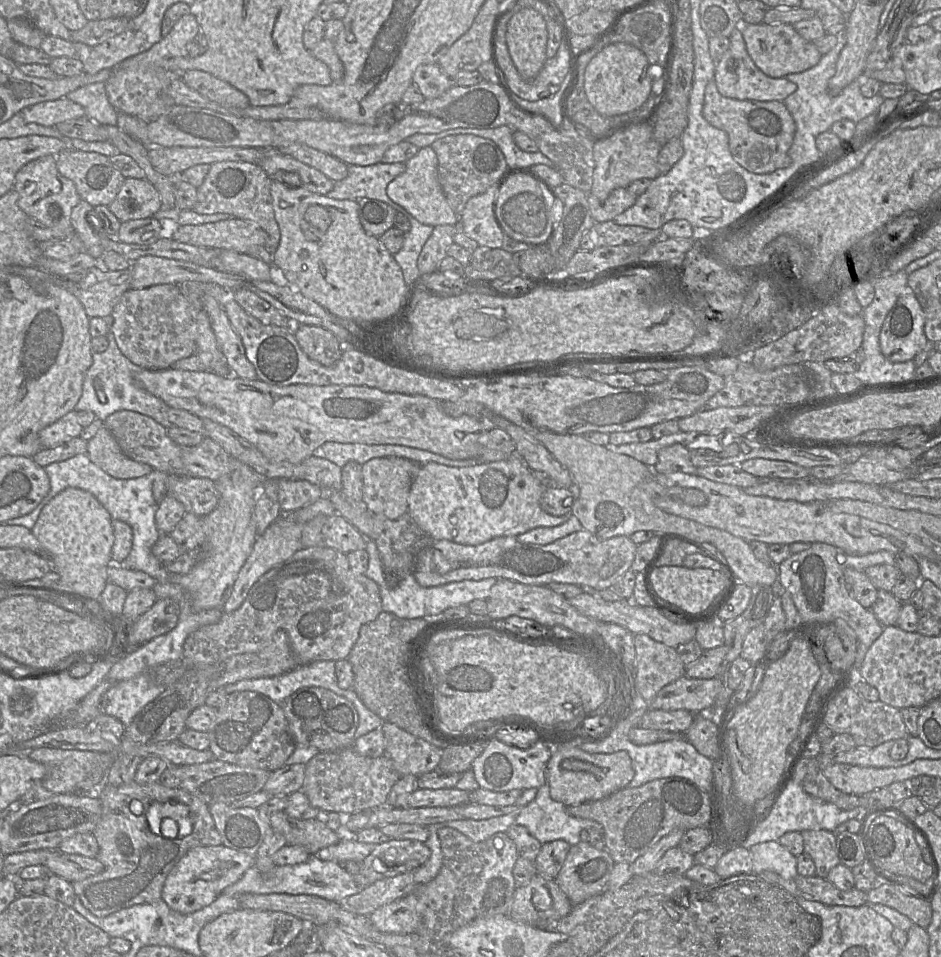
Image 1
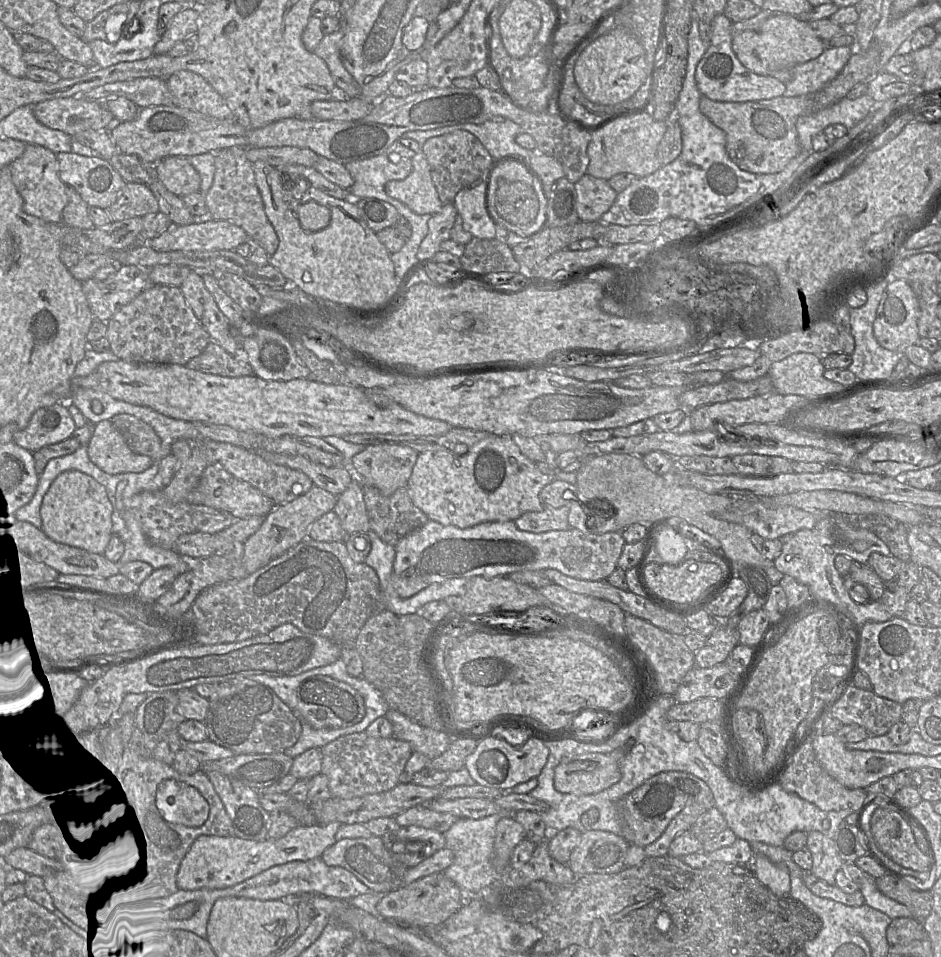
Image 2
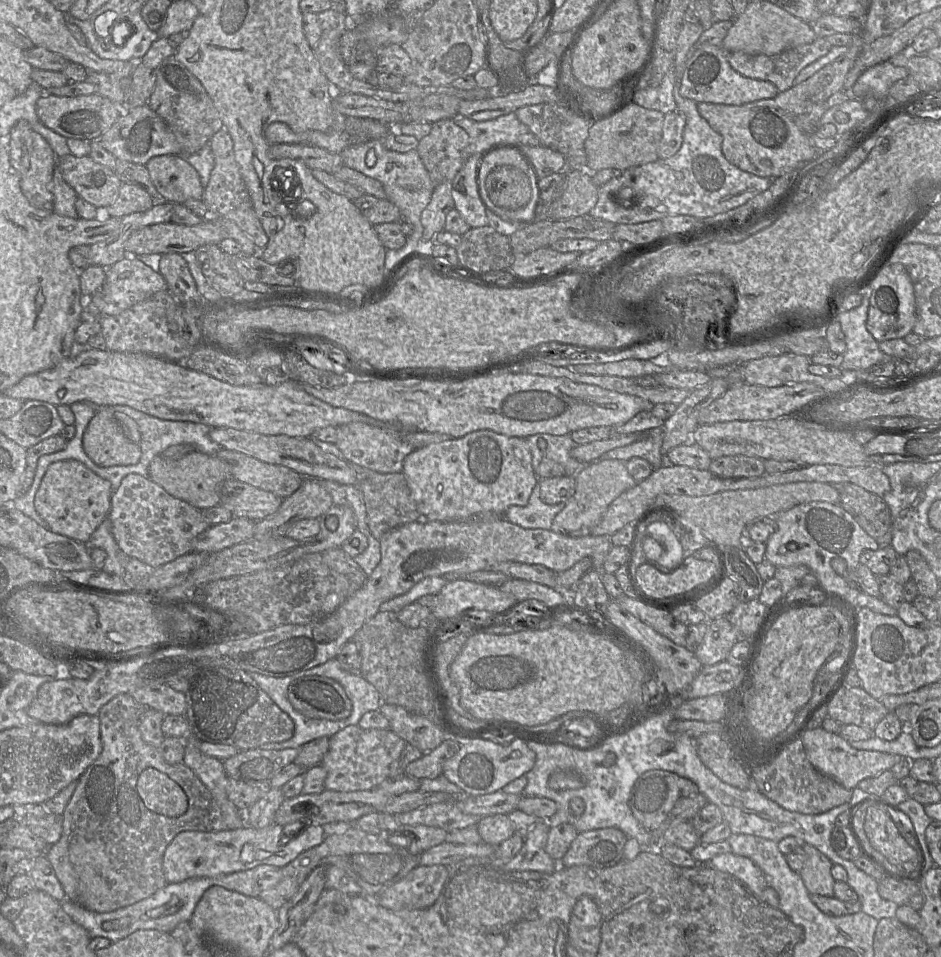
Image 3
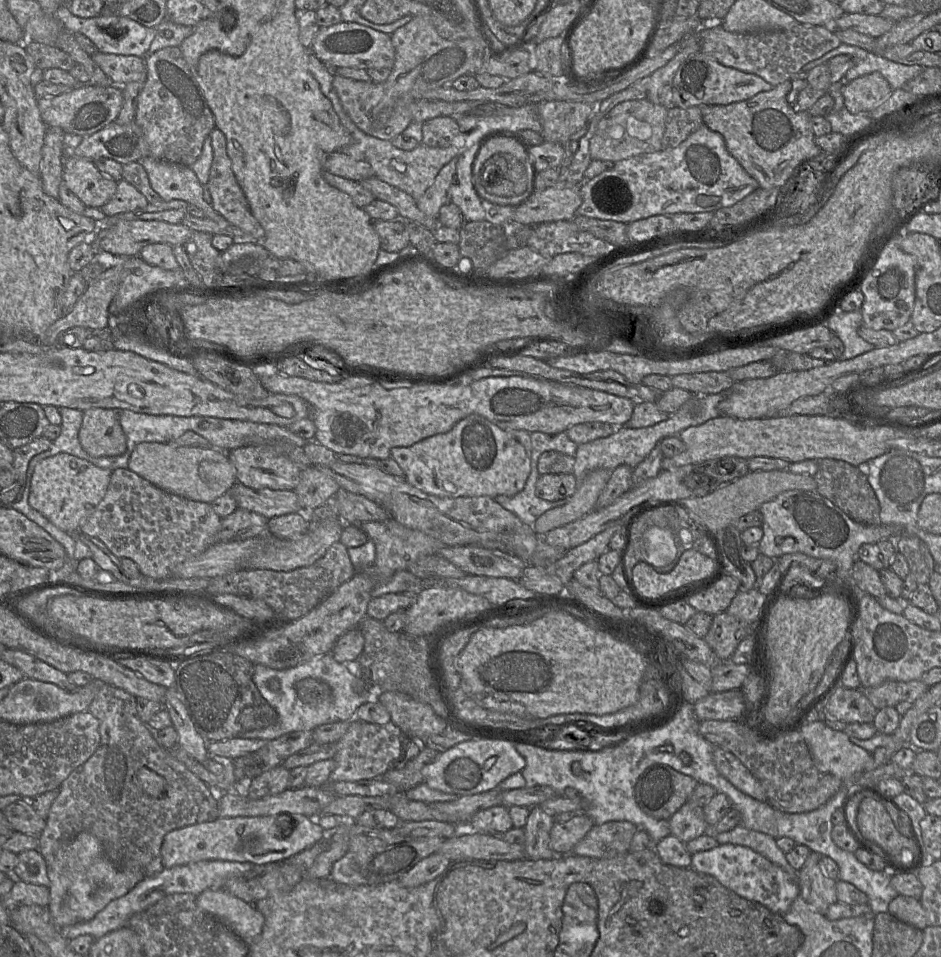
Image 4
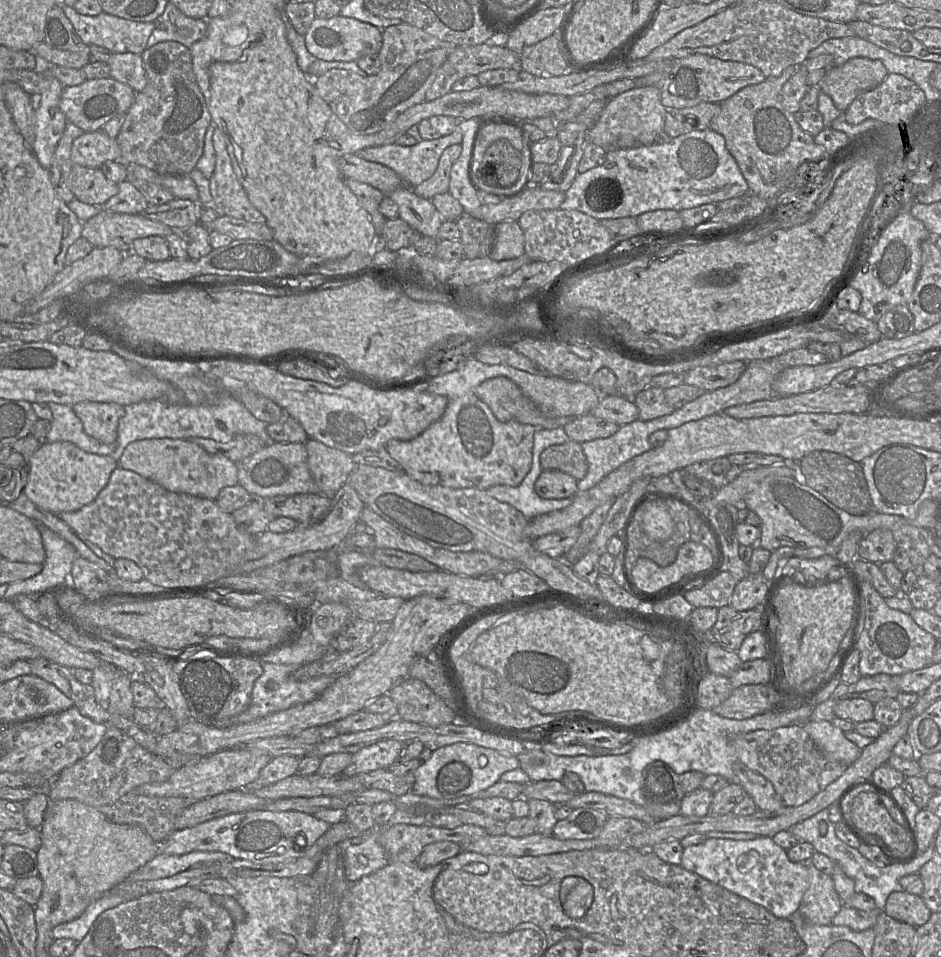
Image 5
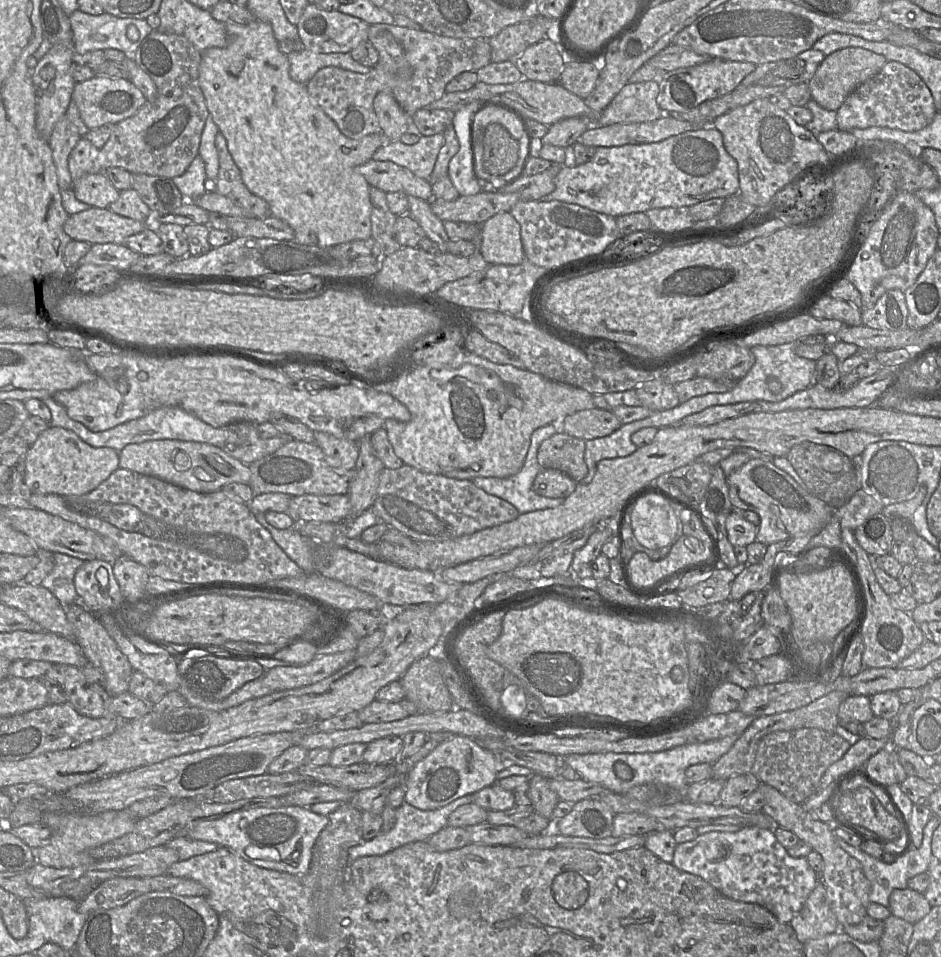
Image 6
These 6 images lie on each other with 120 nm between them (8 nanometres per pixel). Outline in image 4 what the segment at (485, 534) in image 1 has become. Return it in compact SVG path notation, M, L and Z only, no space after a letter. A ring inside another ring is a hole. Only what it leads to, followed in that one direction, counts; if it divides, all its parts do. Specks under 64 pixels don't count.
M471 414L460 420L449 432L427 437L409 447L393 447L390 456L397 462L405 473L406 480L421 491L444 498L489 496L492 499L498 495L514 496L523 490L531 472L532 444L530 433L525 430L504 431L477 414Z

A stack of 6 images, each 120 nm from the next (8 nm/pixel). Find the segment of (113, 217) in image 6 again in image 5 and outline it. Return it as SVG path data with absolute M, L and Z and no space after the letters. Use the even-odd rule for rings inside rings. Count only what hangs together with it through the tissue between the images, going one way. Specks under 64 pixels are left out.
M101 209L98 214L82 224L81 237L88 240L93 247L113 246L124 253L132 252L132 243L137 238L148 236L167 237L174 230L159 221L150 220L139 214L123 214Z

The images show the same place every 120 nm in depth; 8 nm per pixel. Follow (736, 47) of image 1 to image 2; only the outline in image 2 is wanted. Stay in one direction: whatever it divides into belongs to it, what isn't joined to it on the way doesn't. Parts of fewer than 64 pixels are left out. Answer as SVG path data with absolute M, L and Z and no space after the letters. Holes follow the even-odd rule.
M724 14L717 15L710 23L711 41L696 67L695 80L700 93L711 100L746 102L782 96L786 84L772 76L762 76L747 69L732 49L732 22Z

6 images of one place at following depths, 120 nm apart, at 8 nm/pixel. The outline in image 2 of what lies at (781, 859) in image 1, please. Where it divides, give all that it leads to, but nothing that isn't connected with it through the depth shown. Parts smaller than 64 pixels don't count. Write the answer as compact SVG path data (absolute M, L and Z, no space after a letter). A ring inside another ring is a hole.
M755 855L749 865L757 879L777 896L789 894L791 878L787 869L782 868L763 855Z

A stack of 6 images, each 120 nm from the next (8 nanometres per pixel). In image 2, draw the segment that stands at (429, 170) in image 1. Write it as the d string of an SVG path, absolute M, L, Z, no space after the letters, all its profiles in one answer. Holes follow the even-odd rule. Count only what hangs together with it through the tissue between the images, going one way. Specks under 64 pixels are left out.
M421 151L411 160L411 173L403 180L387 182L385 192L417 214L433 215L441 210L443 203L432 181L427 158Z

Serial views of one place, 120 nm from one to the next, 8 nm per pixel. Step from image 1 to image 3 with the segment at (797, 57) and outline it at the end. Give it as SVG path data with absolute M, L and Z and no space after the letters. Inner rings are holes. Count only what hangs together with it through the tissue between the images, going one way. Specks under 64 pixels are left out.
M753 1L748 2L745 11L733 21L732 27L722 42L722 47L725 51L738 51L749 55L763 54L770 56L779 54L789 48L810 44L816 38L817 36L811 29L809 23L793 16L769 1Z

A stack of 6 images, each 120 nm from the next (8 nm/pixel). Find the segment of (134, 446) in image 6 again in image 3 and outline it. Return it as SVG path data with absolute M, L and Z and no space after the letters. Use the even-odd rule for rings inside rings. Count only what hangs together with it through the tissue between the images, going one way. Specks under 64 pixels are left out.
M196 450L178 459L157 455L148 468L148 478L162 487L168 494L202 510L219 505L223 482L230 477L228 465L216 457Z

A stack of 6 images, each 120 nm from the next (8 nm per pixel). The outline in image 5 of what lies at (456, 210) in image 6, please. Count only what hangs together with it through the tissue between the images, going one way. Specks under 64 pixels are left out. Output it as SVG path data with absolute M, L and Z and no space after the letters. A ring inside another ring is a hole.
M529 186L520 193L503 199L500 203L482 204L469 214L476 219L496 225L503 221L518 221L527 211L560 209L564 200L564 192Z

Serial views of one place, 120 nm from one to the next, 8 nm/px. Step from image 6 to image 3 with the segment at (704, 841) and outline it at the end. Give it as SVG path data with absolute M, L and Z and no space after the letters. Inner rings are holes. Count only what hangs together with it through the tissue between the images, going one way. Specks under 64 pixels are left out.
M733 852L717 855L713 857L708 864L701 865L710 865L711 867L716 868L722 872L731 874L732 876L736 877L753 895L759 895L766 887L768 887L766 878L760 868L749 858L736 855Z

